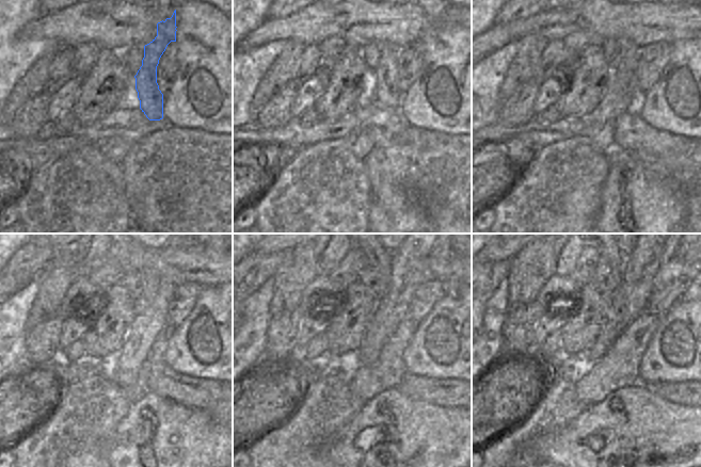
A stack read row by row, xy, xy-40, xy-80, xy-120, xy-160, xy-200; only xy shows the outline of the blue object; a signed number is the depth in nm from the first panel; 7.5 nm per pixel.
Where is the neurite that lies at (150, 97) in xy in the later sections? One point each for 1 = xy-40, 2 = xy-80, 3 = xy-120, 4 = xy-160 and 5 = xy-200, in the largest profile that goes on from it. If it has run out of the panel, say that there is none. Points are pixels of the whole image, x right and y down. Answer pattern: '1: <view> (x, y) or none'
1: xy-40 (388, 95)
2: xy-80 (624, 67)
3: xy-120 (149, 278)
4: xy-160 (378, 257)
5: xy-200 (614, 256)

